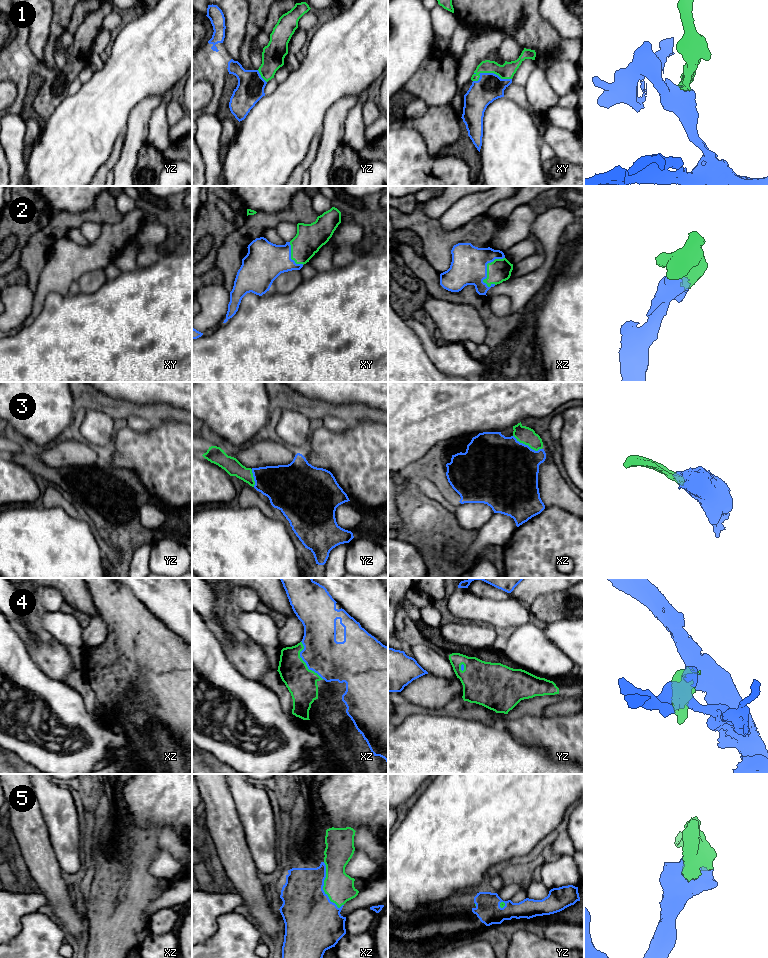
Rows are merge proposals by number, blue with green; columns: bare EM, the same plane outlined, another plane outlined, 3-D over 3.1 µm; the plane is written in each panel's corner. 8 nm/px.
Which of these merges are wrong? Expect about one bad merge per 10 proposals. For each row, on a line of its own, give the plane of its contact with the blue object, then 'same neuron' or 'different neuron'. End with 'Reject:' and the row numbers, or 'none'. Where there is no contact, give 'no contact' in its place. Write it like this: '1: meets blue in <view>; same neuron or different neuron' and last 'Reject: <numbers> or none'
1: meets blue in xy; same neuron
2: meets blue in xz; same neuron
3: meets blue in xz; same neuron
4: meets blue in xz; same neuron
5: meets blue in xz; same neuron
Reject: none

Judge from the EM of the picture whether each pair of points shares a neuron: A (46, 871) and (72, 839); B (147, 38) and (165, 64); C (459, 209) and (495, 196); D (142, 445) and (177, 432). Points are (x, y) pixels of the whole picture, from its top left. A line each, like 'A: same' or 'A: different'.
A: different
B: same
C: same
D: same

